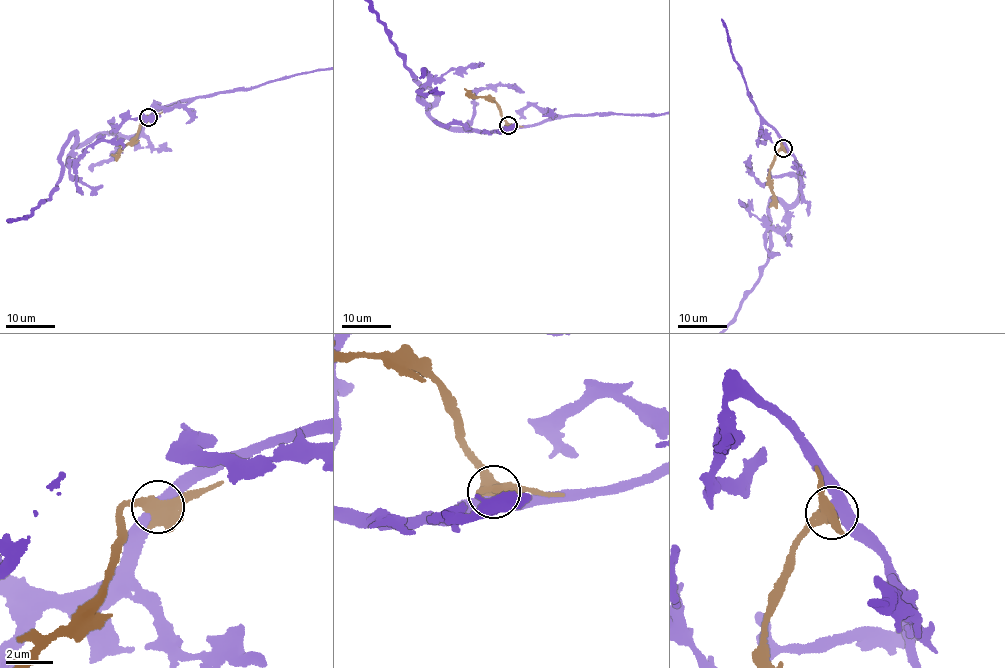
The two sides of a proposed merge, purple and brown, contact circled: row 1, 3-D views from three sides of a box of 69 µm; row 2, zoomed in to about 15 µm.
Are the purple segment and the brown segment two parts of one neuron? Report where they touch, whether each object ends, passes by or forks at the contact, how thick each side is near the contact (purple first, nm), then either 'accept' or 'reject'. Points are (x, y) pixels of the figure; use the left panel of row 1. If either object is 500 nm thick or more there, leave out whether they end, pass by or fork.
at (148, 117); 500 nm thick on the purple side, 500 nm on the other; accept

